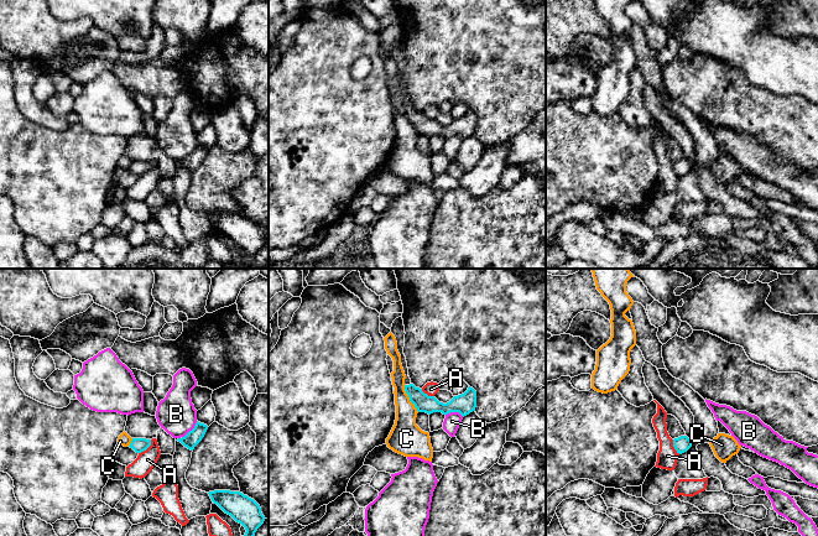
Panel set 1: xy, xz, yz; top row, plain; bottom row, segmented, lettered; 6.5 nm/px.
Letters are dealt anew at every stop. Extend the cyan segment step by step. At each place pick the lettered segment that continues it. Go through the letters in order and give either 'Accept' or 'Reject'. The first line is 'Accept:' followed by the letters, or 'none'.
Accept: none
A: Reject
B: Reject
C: Reject

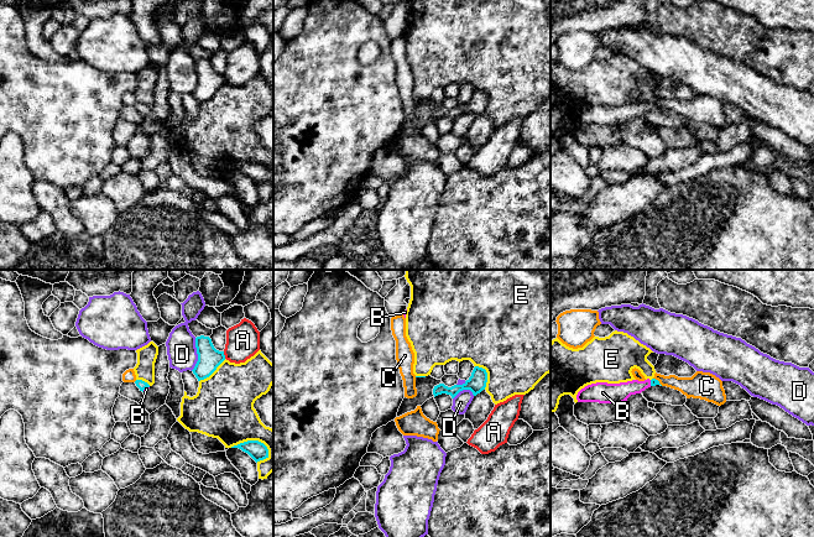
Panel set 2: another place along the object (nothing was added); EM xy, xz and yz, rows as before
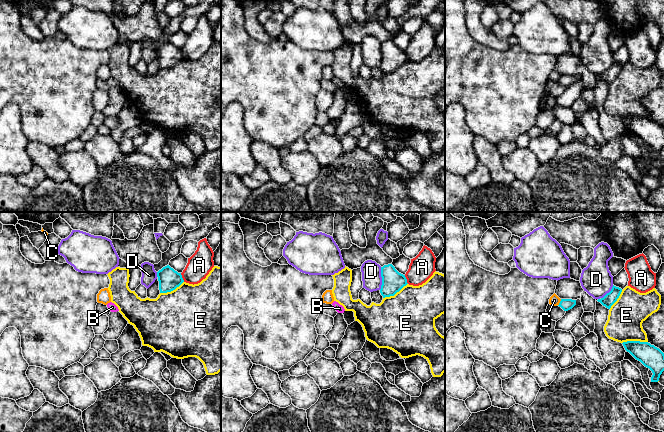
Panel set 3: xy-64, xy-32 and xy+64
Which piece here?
Accept: B
A: Reject
B: Accept
C: Reject
D: Reject
E: Reject

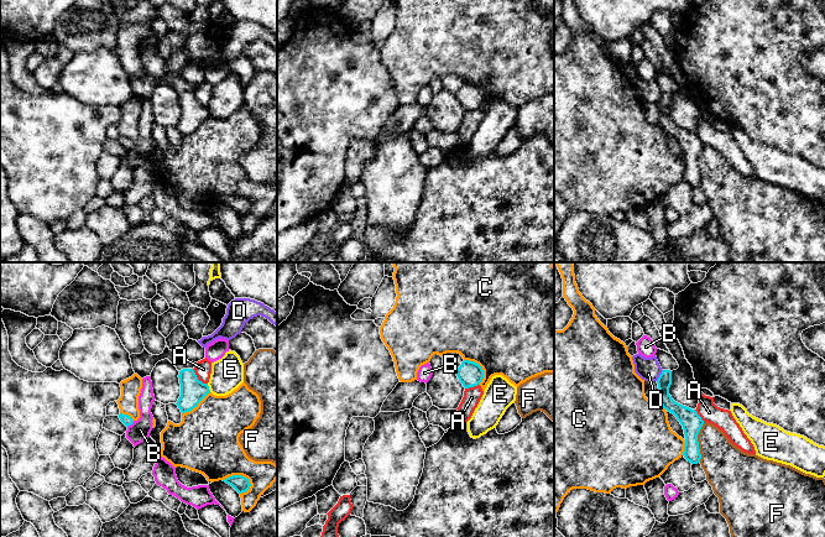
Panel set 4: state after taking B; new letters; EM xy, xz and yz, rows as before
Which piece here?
Accept: none
A: Reject
B: Reject
C: Reject
D: Reject
E: Reject
F: Reject

